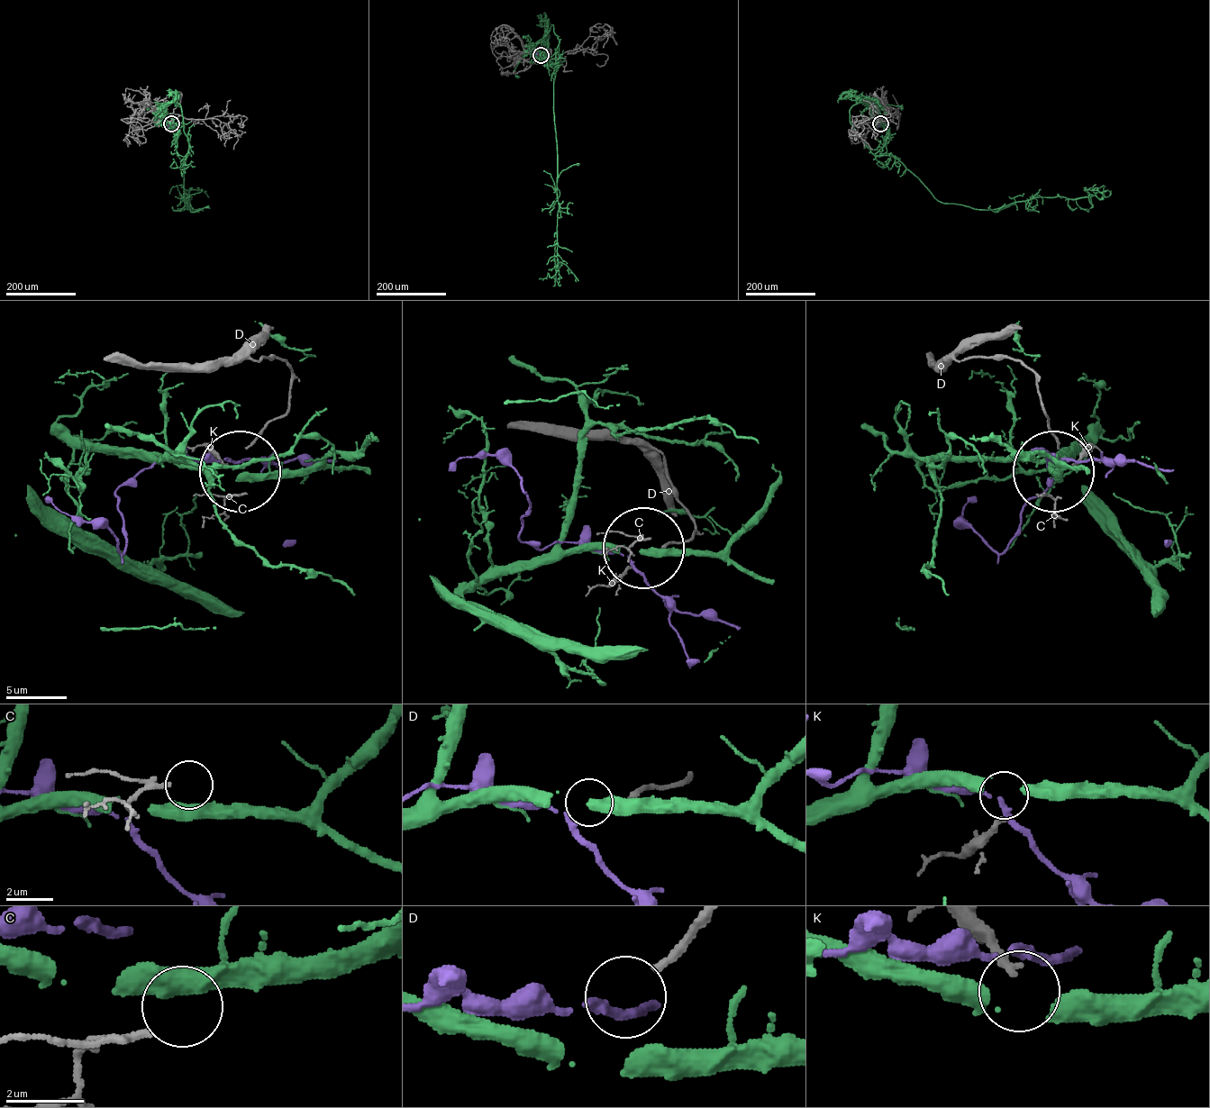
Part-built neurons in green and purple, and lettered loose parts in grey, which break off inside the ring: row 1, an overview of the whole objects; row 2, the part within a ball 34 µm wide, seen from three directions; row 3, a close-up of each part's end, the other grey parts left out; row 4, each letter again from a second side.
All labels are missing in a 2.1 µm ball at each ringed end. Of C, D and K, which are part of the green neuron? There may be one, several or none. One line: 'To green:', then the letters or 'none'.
To green: K

